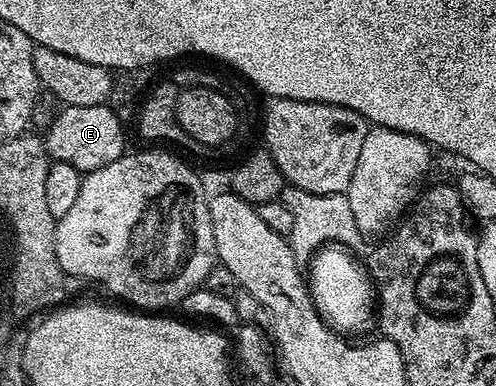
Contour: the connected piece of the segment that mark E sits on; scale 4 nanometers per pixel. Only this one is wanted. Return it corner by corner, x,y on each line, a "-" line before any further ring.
64,106
52,125
43,135
44,148
49,159
66,164
74,164
82,172
97,170
114,160
124,157
124,126
113,107
103,106

